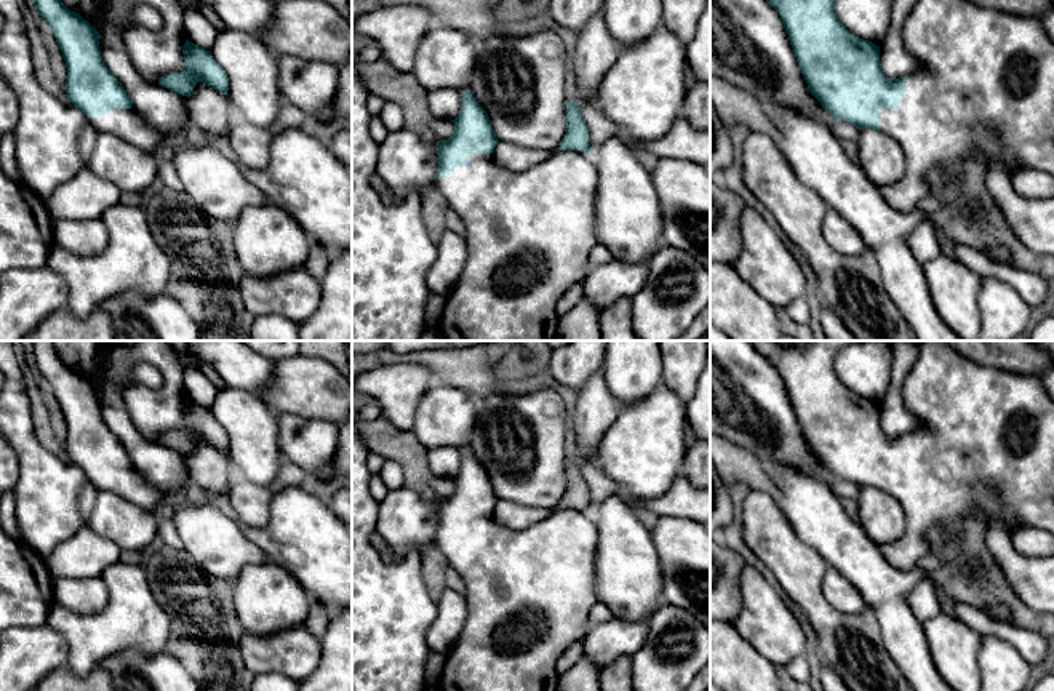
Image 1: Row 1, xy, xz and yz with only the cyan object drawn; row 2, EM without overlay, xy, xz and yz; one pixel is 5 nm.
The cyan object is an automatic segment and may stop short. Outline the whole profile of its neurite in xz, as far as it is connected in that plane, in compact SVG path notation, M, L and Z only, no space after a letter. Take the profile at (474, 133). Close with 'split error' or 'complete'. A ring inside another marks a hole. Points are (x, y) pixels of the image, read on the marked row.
M470 90L461 96L461 112L451 120L454 133L437 142L435 197L464 221L467 259L457 282L445 296L435 328L445 341L557 341L557 304L590 272L590 251L598 245L593 229L597 168L582 109L573 99L566 102L566 134L558 152L525 171L510 171L493 160L499 139L486 110Z; split error

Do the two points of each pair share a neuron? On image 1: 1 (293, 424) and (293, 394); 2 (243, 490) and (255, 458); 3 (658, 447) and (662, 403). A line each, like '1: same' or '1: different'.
1: different
2: different
3: same

